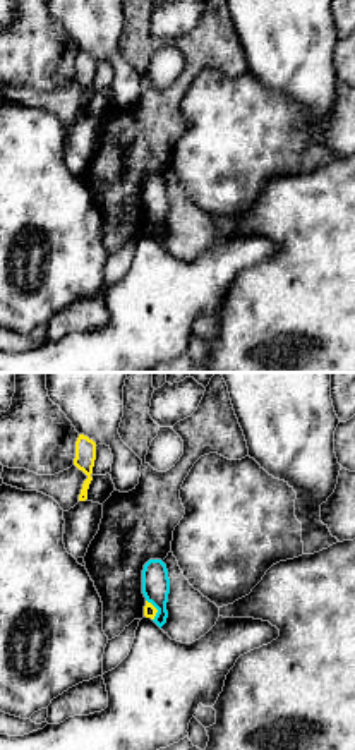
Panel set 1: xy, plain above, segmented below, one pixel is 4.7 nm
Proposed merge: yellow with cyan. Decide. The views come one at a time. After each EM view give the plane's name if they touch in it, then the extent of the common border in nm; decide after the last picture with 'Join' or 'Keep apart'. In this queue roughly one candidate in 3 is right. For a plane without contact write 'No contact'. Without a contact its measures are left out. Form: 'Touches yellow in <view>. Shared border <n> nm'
Touches yellow in xy. Shared border 110 nm

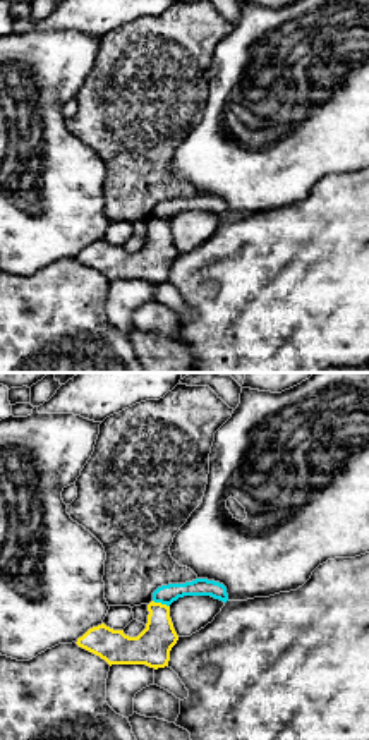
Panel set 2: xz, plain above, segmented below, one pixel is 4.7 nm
Touches yellow in xz. Shared border 90 nm

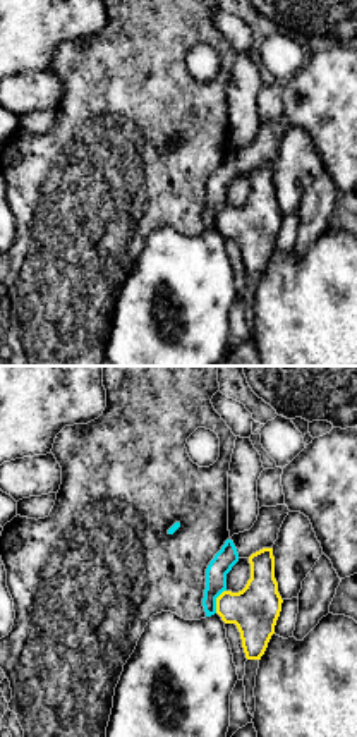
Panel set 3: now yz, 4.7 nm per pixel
Touches yellow in yz. Shared border 120 nm

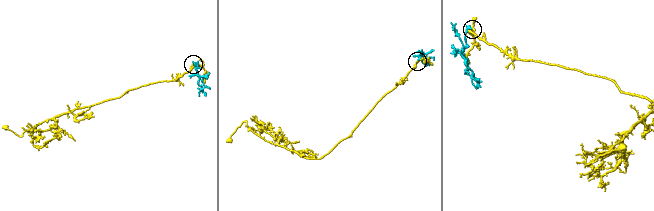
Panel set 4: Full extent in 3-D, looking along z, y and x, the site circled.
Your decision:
Keep apart

